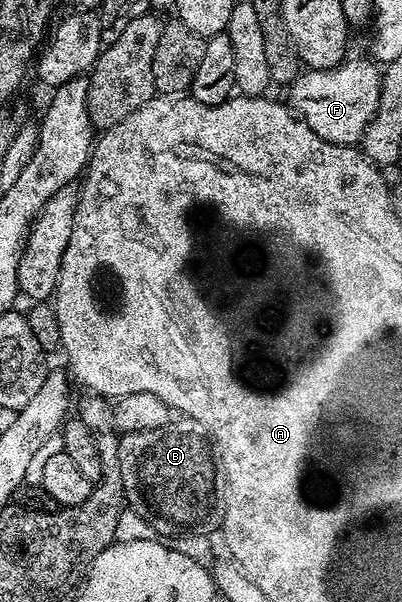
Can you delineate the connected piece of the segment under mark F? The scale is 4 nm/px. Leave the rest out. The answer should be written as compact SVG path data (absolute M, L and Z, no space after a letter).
M349 58L325 71L308 69L302 71L289 86L290 107L324 141L335 145L356 145L373 120L381 97L383 74L380 67L369 60Z

